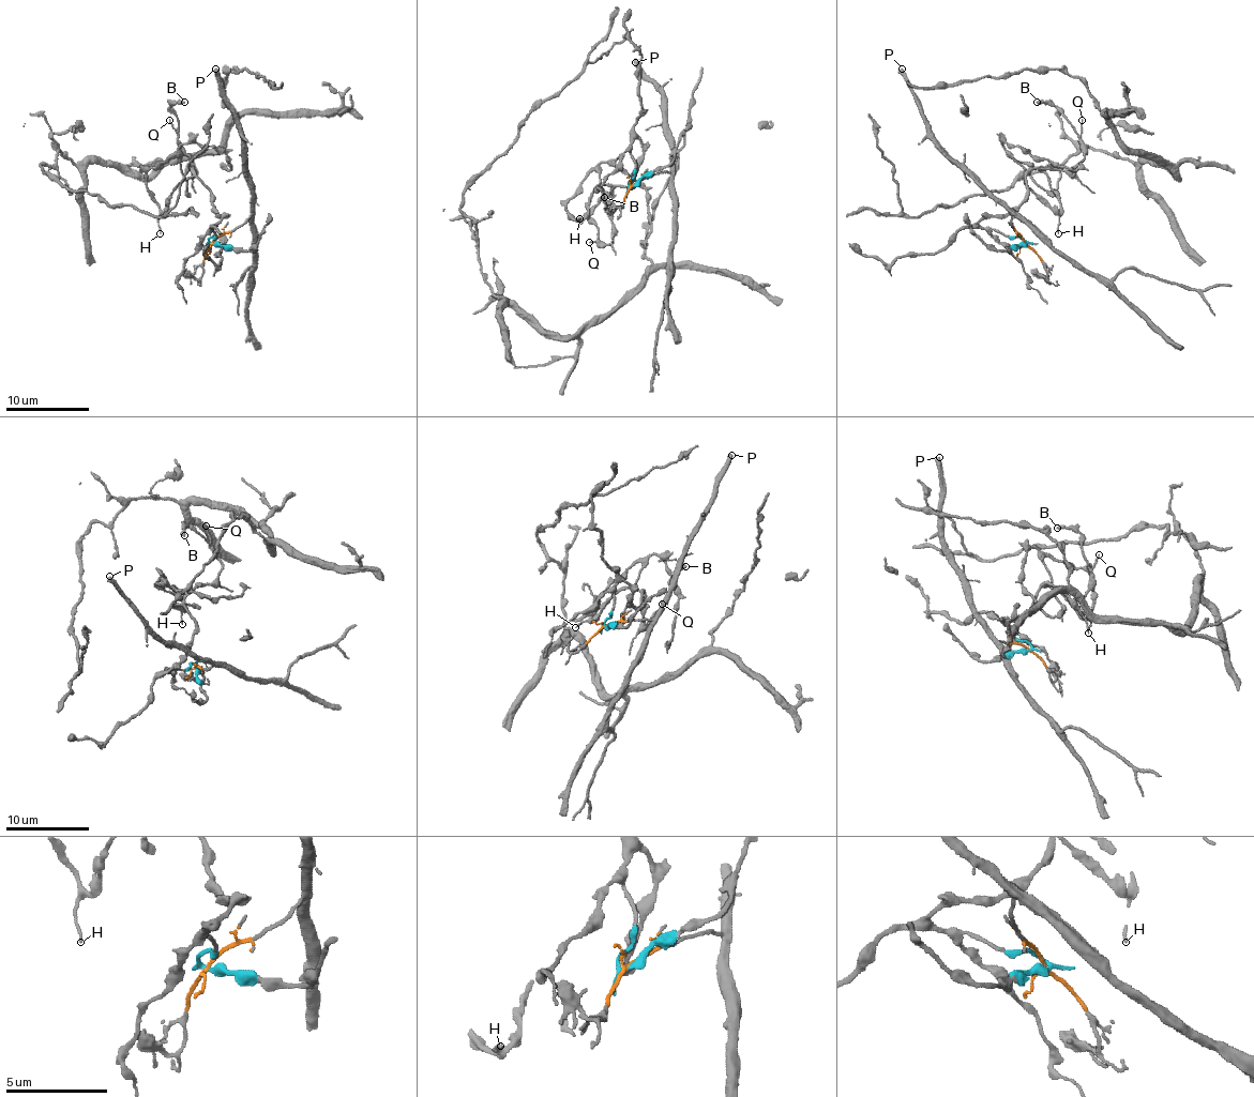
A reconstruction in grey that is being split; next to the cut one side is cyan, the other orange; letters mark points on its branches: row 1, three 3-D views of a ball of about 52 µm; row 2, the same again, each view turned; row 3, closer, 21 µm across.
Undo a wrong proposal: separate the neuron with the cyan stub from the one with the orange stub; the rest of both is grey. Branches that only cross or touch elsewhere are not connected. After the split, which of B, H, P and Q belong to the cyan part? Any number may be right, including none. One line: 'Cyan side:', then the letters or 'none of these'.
Cyan side: B, H, Q

